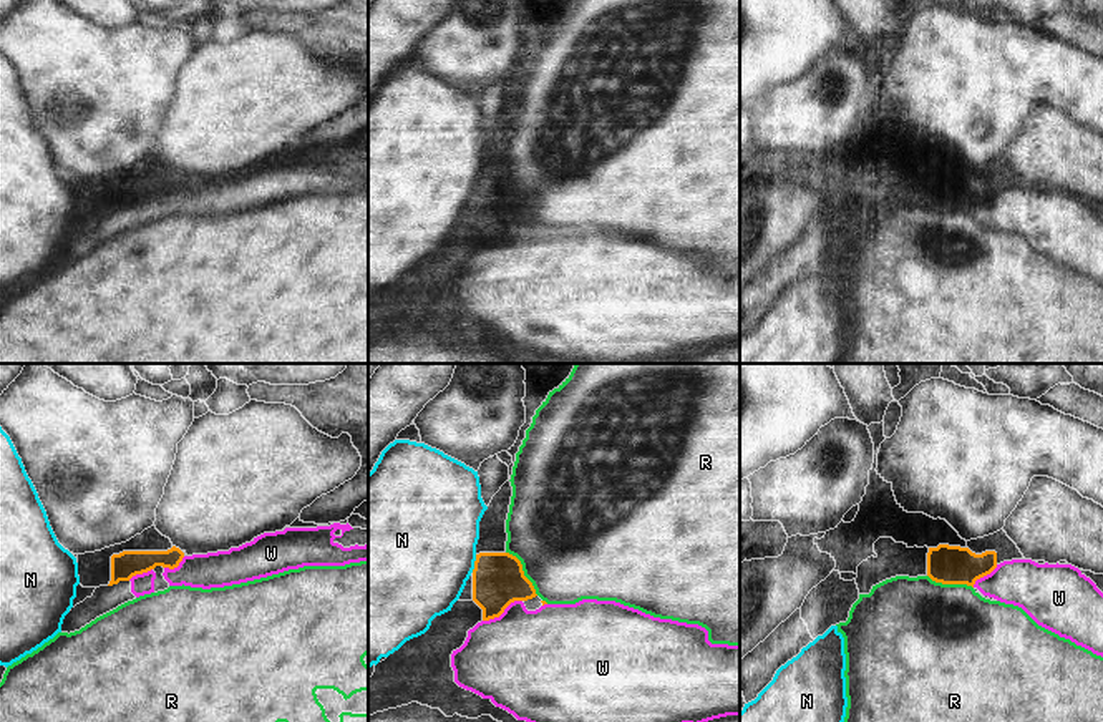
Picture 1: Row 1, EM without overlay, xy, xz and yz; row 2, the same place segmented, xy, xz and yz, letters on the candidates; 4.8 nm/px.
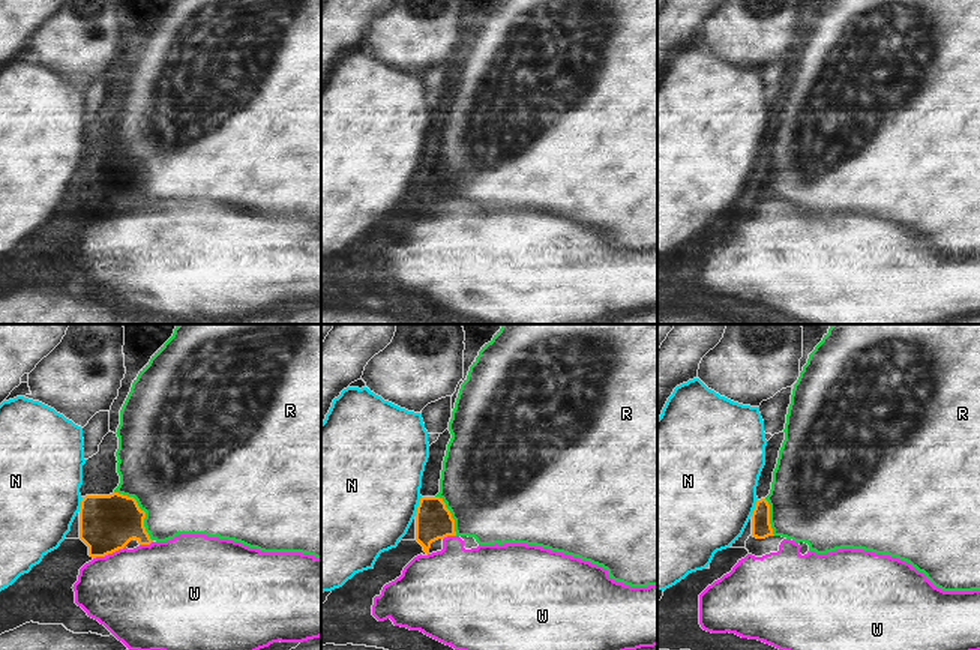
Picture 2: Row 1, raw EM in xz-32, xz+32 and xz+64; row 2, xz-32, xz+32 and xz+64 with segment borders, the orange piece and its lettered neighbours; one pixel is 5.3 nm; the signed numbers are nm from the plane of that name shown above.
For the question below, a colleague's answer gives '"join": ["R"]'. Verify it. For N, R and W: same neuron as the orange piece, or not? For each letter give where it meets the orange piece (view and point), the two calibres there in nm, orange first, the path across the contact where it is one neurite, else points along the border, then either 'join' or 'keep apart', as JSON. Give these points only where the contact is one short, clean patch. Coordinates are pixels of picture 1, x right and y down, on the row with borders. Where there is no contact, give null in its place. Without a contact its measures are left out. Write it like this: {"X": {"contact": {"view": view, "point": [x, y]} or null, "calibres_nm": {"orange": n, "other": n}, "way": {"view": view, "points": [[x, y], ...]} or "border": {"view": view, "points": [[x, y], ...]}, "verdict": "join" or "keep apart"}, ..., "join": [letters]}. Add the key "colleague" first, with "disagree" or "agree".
{"colleague": "agree", "N": {"contact": {"view": "xz", "point": [475, 563]}, "calibres_nm": {"orange": 260, "other": 500}, "border": {"view": "xz", "points": [[476, 555], [471, 571]]}, "verdict": "keep apart"}, "R": {"contact": {"view": "xz", "point": [523, 571]}, "calibres_nm": {"orange": 260, "other": 480}, "way": {"view": "xz", "points": [[498, 580], [523, 571], [569, 550]]}, "verdict": "join"}, "W": {"contact": {"view": "xz", "point": [501, 613]}, "calibres_nm": {"orange": 260, "other": 480}, "border": {"view": "xz", "points": [[521, 600], [515, 600], [498, 616], [483, 621]]}, "verdict": "keep apart"}, "join": ["R"]}

